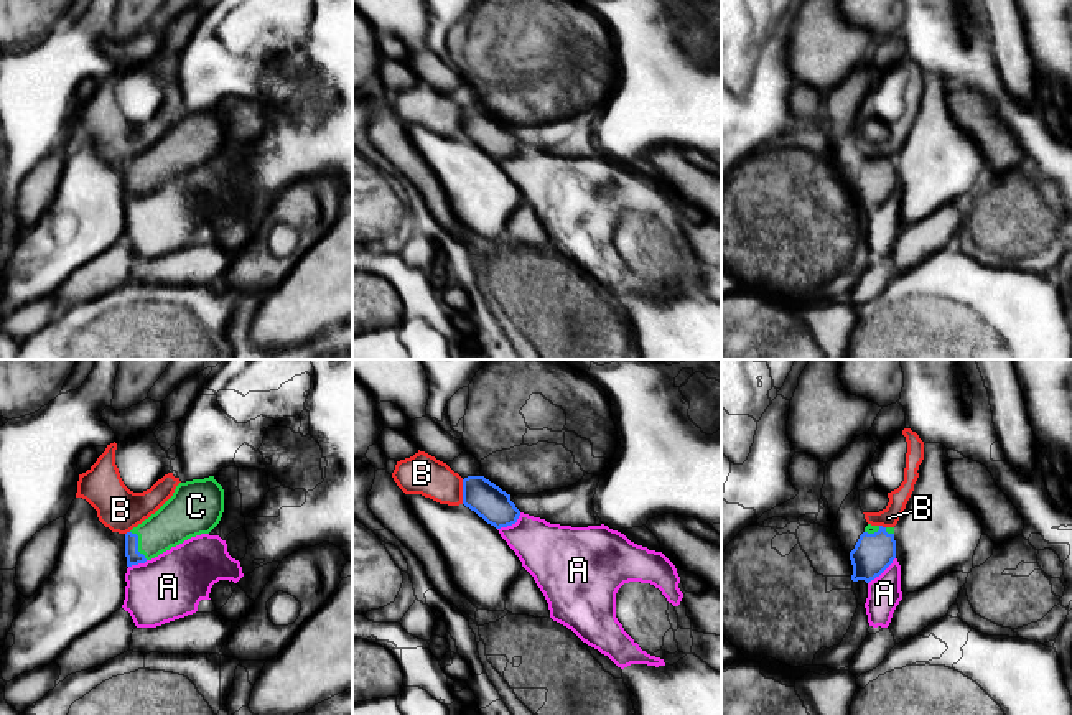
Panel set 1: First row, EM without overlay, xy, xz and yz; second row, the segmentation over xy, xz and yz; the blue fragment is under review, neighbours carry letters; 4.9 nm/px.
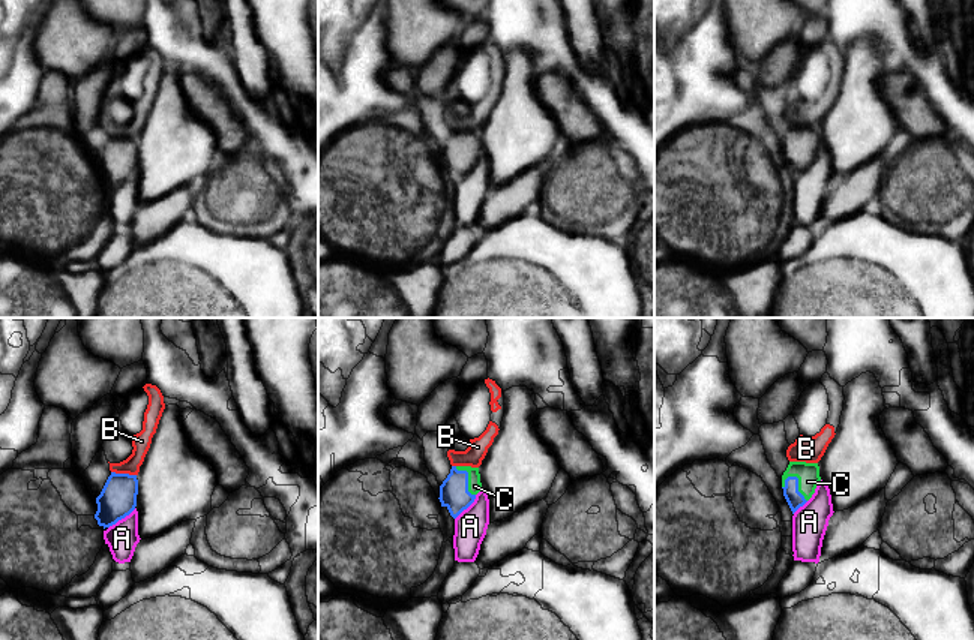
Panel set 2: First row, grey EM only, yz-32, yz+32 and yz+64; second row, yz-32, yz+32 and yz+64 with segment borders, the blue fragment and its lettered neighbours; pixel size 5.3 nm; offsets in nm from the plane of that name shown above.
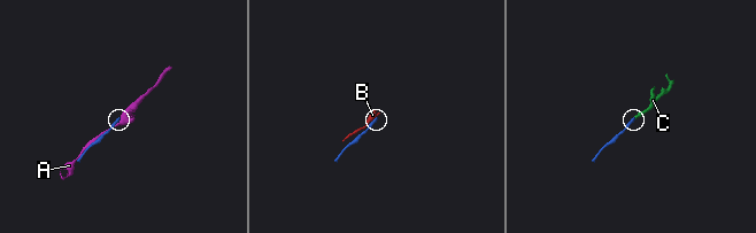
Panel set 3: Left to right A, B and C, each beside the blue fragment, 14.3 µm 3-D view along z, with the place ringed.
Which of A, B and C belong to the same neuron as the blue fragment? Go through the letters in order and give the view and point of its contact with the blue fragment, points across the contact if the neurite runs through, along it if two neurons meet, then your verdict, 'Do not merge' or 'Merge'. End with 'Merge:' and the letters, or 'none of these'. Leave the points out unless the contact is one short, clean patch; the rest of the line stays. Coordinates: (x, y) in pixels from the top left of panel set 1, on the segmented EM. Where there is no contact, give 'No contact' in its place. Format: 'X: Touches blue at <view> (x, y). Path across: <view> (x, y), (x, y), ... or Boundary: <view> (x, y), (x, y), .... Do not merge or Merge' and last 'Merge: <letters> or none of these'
A: Touches blue at yz (881, 572). Do not merge
B: Touches blue at xz (463, 491). Do not merge
C: Touches blue at xy (137, 544). Path across: xy (134, 557), (137, 544), (145, 542), (180, 518). Merge
Merge: C

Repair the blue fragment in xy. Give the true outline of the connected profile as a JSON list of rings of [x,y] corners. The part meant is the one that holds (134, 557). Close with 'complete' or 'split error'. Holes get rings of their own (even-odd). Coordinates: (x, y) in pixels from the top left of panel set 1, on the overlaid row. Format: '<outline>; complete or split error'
[[[214,476],[179,483],[173,496],[125,534],[127,567],[145,563],[184,540],[209,534],[224,512],[224,489]]]; split error

